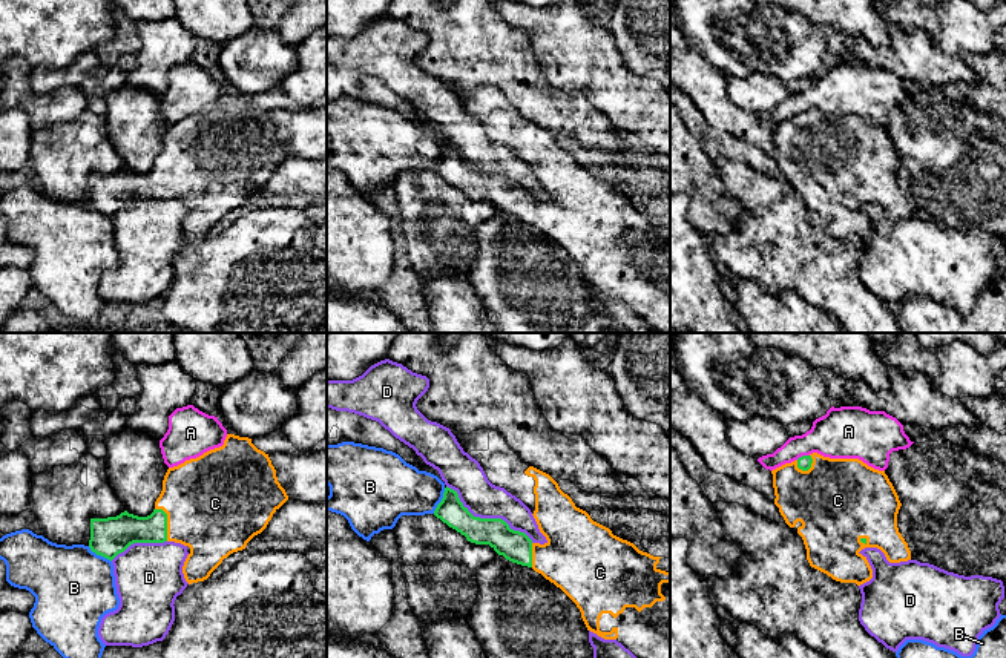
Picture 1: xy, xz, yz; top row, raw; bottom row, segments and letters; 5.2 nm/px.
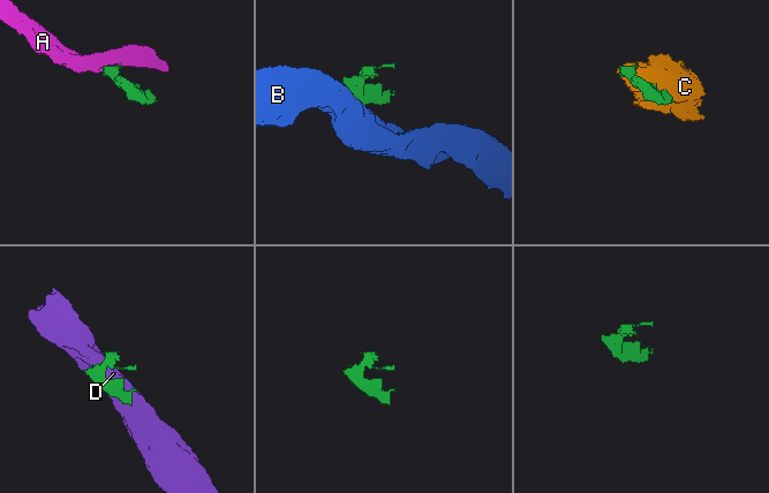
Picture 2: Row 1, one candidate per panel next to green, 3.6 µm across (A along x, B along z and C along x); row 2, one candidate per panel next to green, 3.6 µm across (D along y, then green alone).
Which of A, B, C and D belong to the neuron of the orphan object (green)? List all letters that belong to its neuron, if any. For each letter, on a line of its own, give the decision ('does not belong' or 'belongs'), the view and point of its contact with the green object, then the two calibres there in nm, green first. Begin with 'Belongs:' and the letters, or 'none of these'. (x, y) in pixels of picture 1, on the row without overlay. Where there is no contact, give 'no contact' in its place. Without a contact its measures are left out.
Belongs: C
A: does not belong; meets green in yz at (802, 112); 70 nm thick on the green side, 280 nm on the other
B: does not belong; meets green in xz at (442, 157); 140 nm thick on the green side, 300 nm on the other
C: belongs; meets green in xy at (166, 178); 170 nm thick on the green side, 480 nm on the other
D: does not belong; meets green in xz at (488, 175); 160 nm thick on the green side, 190 nm on the other

